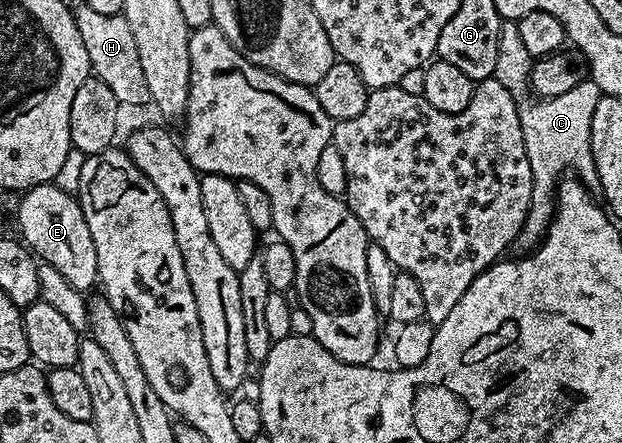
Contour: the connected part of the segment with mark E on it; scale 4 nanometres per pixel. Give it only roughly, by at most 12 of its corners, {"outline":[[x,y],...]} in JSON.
{"outline":[[54,182],[21,193],[18,228],[80,293],[98,279],[96,242]]}

